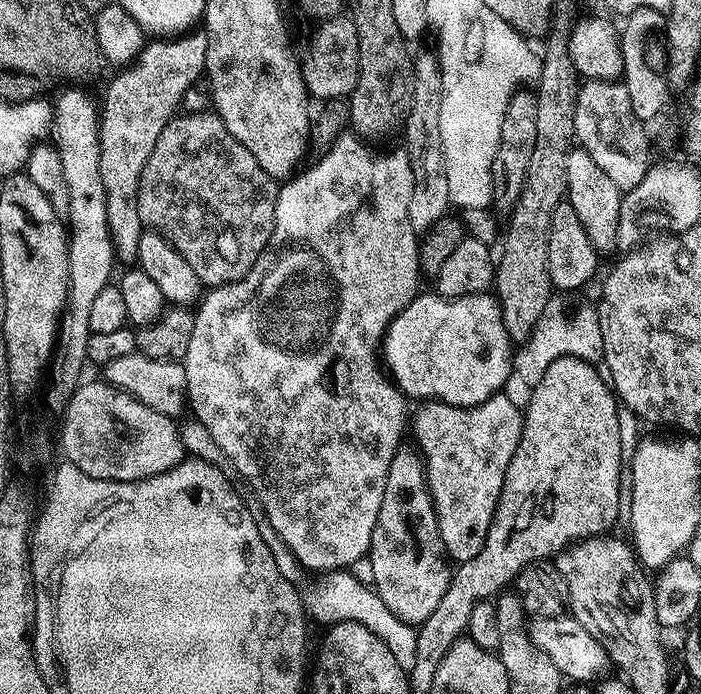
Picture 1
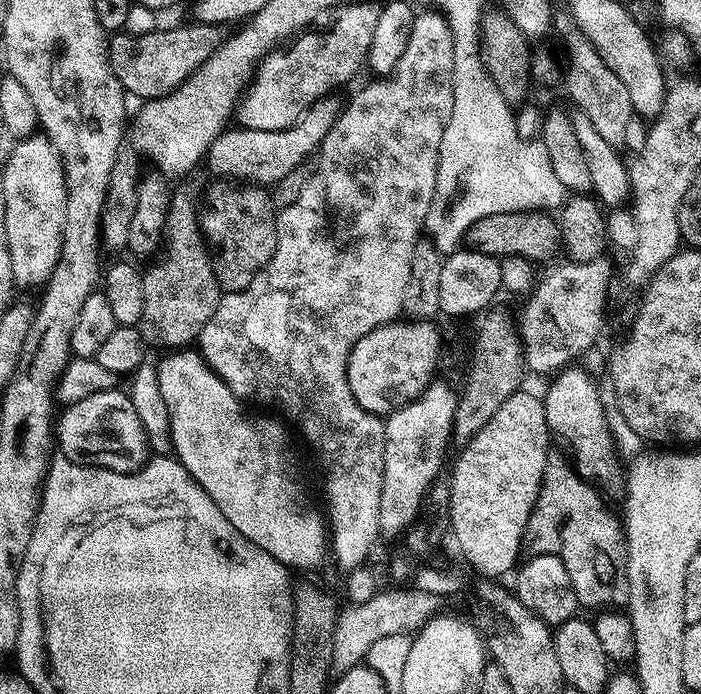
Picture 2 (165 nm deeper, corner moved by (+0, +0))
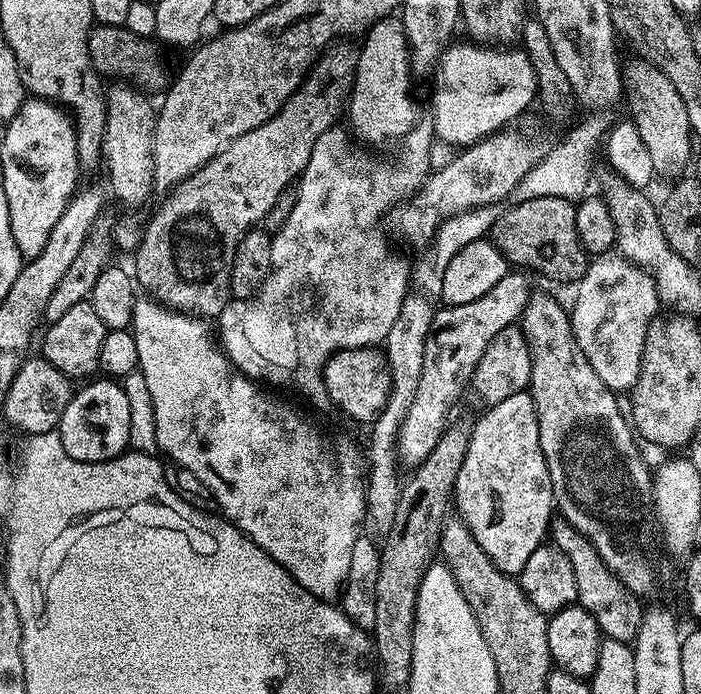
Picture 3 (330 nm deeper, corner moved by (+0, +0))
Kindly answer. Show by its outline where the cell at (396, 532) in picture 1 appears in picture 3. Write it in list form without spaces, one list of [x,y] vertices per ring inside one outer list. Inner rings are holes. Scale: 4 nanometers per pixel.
[[[510,270],[502,282],[498,282],[498,286],[493,286],[487,294],[482,294],[482,298],[474,298],[474,302],[450,304],[434,312],[425,338],[418,392],[397,436],[396,445],[401,461],[425,460],[430,450],[438,446],[438,438],[442,438],[444,429],[449,427],[448,415],[452,412],[452,406],[463,394],[464,388],[466,392],[469,387],[478,358],[486,354],[486,346],[490,346],[490,342],[494,342],[502,330],[513,327],[523,316],[528,300],[534,293],[534,286],[528,279],[527,271]]]

